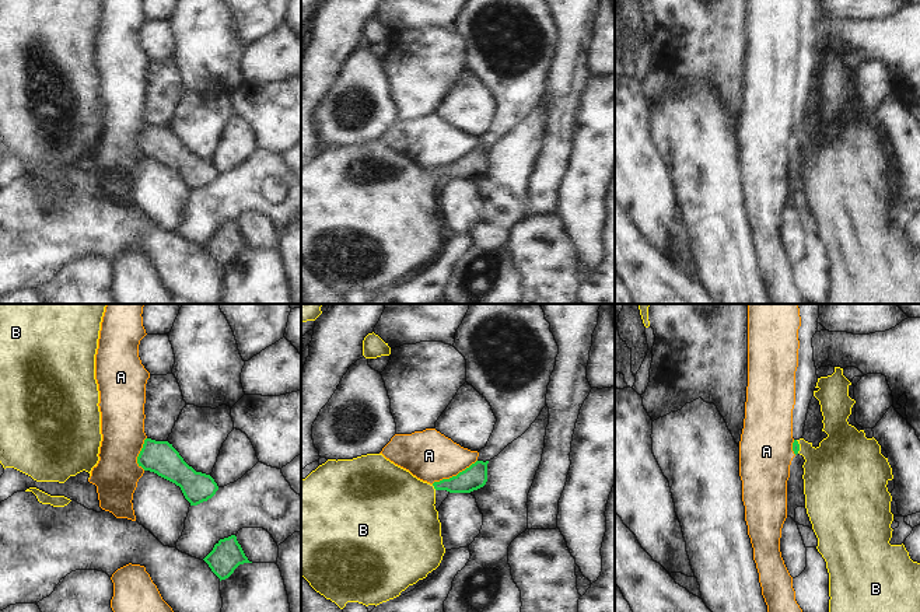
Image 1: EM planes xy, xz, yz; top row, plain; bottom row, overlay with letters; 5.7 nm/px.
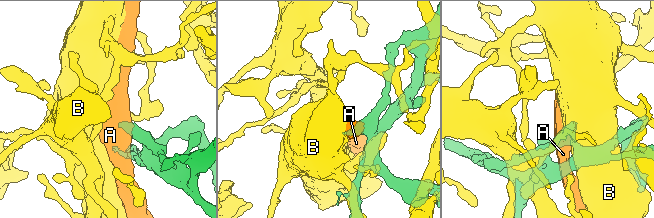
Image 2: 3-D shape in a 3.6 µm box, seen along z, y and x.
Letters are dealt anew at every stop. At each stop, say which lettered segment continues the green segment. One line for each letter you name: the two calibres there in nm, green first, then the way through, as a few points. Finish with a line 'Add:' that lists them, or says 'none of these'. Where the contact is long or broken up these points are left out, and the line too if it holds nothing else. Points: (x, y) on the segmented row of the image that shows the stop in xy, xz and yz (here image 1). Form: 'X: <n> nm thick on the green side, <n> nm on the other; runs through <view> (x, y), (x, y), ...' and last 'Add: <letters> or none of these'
B: 140 nm thick on the green side, 420 nm on the other; runs through xz (475, 476), (461, 483), (434, 488), (396, 509)
Add: B

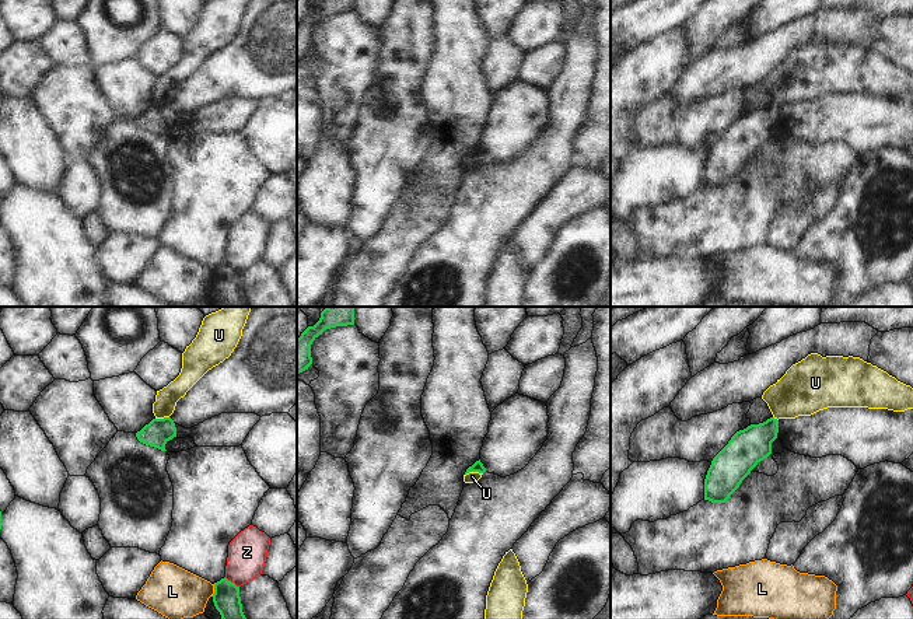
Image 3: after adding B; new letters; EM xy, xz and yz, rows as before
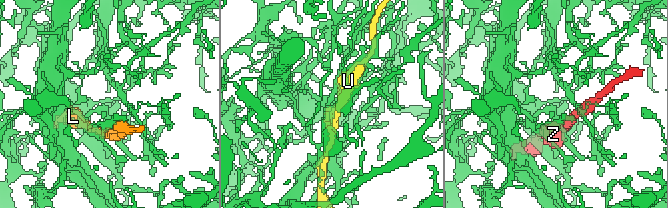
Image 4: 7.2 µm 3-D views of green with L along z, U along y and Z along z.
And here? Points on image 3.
Add: none of these

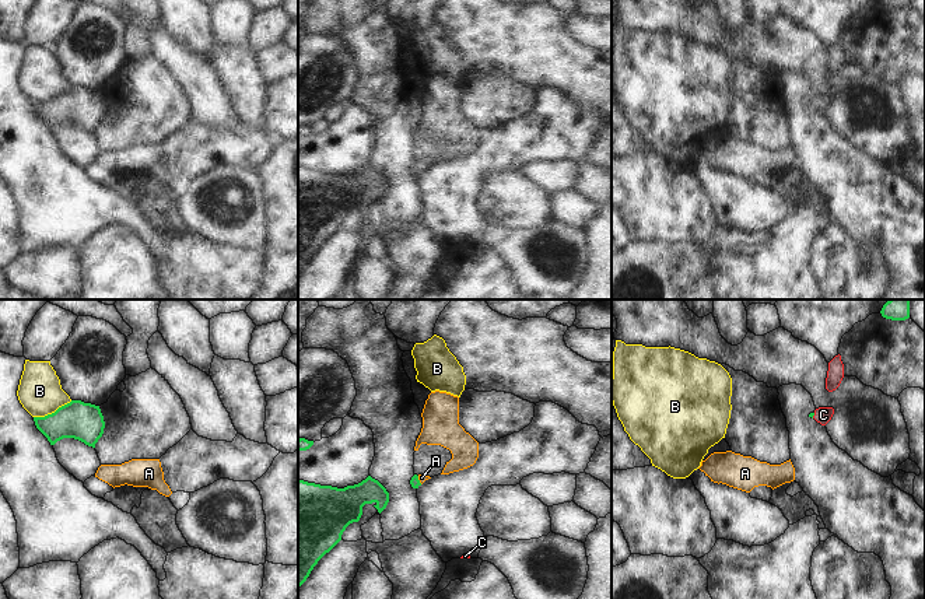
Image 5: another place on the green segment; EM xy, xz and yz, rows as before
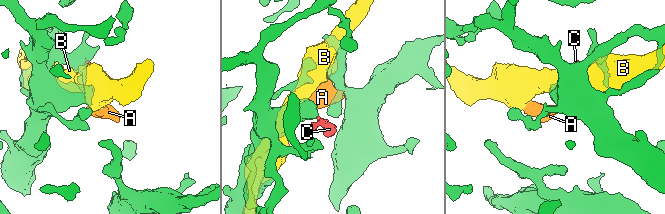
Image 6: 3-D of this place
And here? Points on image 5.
A: 60 nm thick on the green side, 40 nm on the other; runs through xz (414, 482), (419, 480), (421, 477)
C: 20 nm thick on the green side, 100 nm on the other; runs through yz (810, 414), (813, 414), (823, 414)
Add: A, C

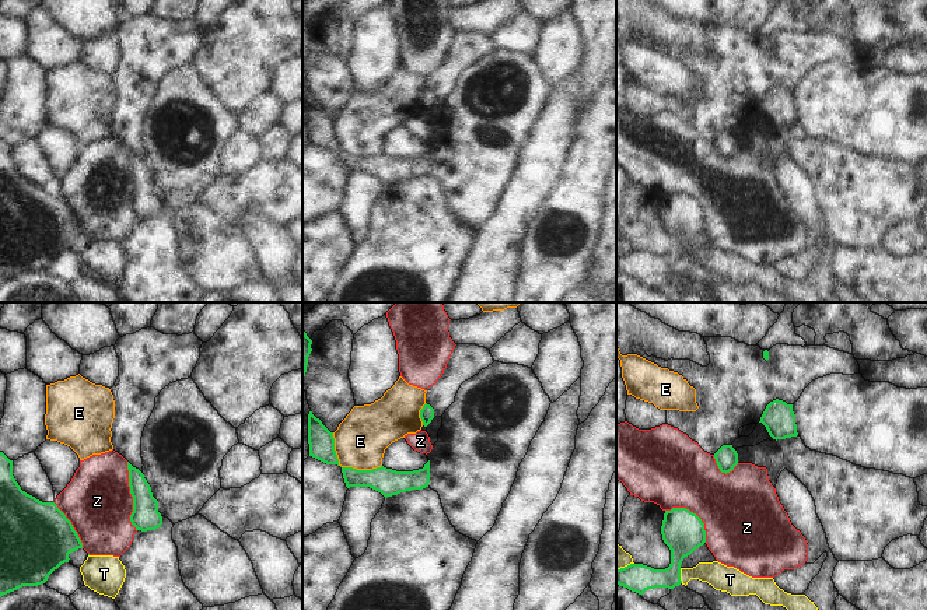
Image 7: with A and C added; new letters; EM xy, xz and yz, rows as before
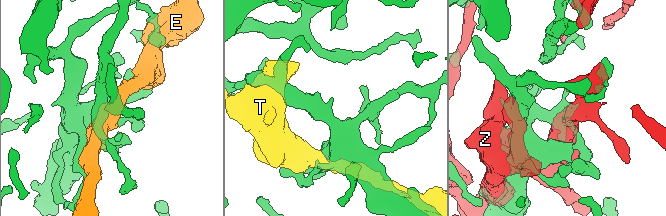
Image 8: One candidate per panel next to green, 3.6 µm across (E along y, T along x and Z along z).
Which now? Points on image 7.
Add: none of these

